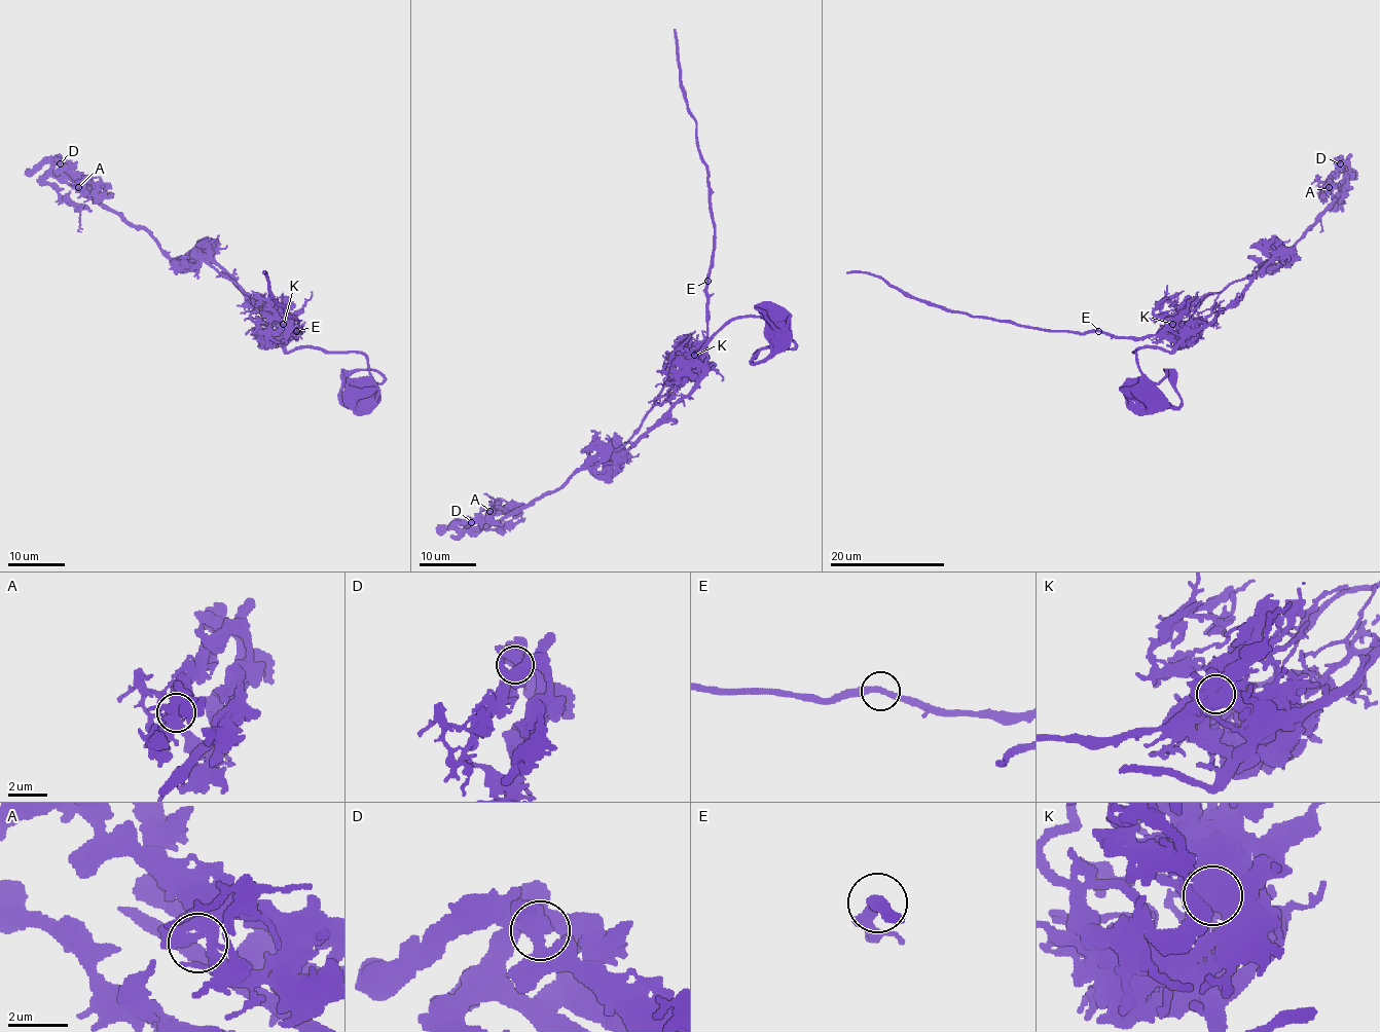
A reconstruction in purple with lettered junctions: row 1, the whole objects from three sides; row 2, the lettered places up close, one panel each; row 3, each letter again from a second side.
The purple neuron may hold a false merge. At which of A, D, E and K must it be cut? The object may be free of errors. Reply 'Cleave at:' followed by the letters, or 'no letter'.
Cleave at: K

